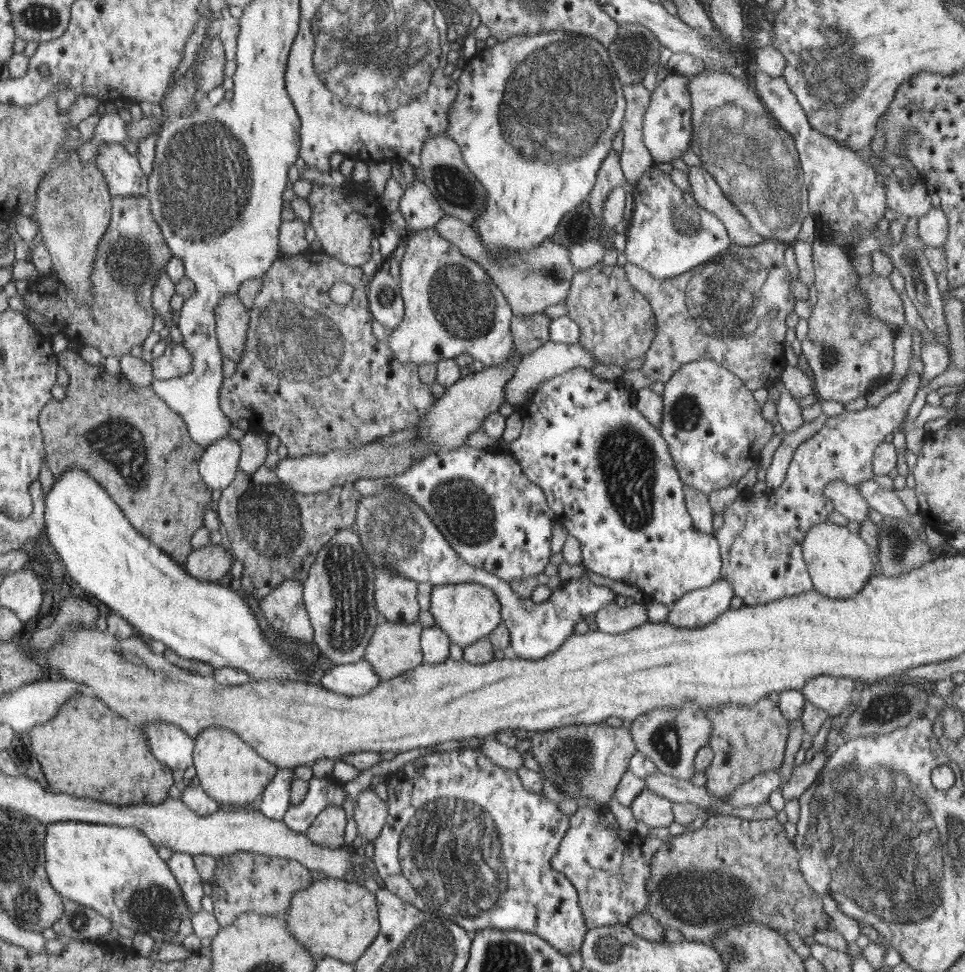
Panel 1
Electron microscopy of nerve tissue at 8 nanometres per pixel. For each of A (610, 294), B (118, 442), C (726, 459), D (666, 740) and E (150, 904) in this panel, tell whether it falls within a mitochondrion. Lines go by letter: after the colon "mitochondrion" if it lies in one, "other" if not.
A: other
B: mitochondrion
C: other
D: mitochondrion
E: mitochondrion

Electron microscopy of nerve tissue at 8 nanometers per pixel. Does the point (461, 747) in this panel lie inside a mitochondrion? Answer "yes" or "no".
no

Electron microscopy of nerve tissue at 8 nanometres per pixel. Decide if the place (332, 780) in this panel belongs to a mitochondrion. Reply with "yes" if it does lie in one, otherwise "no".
no

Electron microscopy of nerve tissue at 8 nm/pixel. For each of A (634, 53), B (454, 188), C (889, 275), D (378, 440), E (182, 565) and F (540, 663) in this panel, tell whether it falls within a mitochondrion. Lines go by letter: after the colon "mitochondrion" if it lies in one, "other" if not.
A: mitochondrion
B: mitochondrion
C: other
D: other
E: other
F: other

